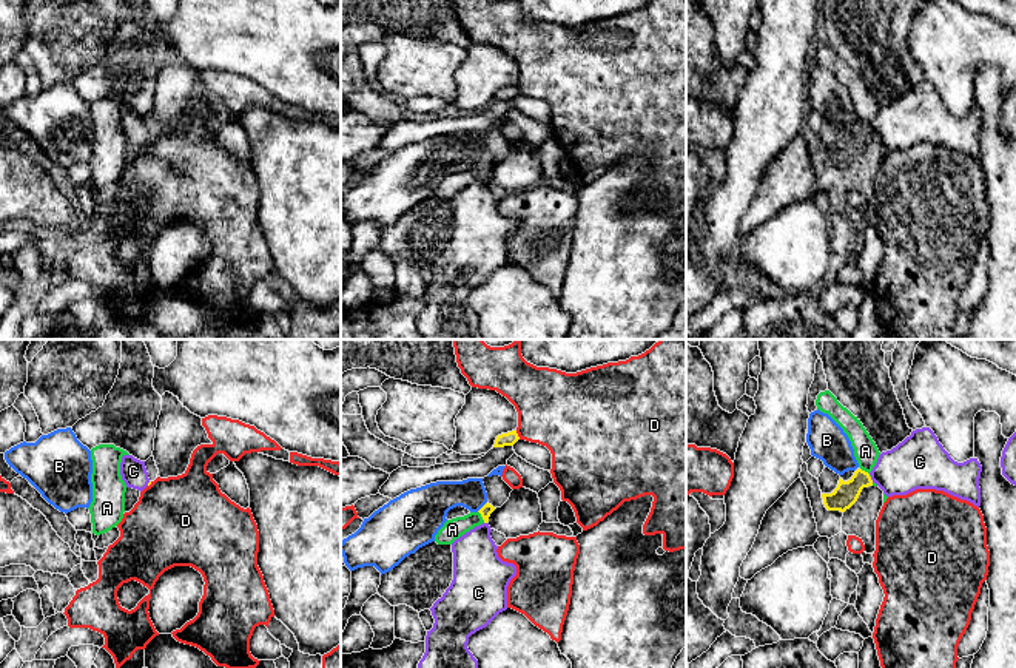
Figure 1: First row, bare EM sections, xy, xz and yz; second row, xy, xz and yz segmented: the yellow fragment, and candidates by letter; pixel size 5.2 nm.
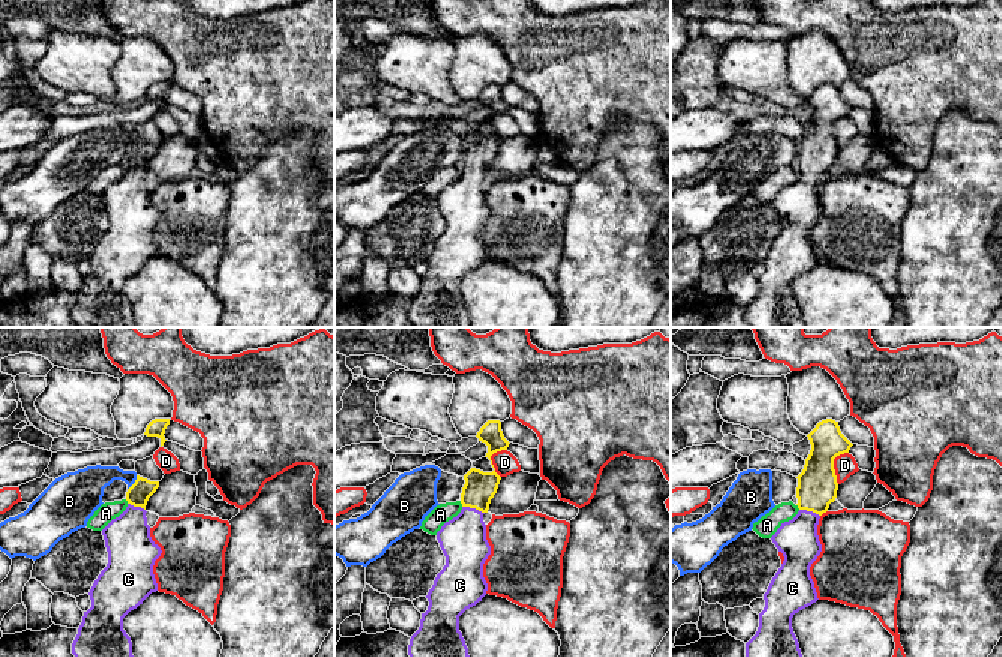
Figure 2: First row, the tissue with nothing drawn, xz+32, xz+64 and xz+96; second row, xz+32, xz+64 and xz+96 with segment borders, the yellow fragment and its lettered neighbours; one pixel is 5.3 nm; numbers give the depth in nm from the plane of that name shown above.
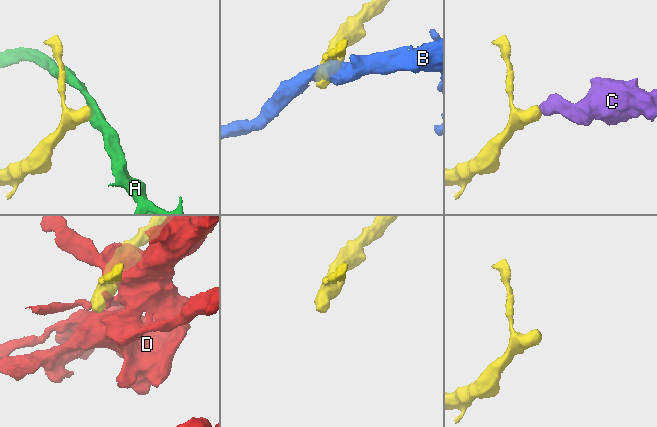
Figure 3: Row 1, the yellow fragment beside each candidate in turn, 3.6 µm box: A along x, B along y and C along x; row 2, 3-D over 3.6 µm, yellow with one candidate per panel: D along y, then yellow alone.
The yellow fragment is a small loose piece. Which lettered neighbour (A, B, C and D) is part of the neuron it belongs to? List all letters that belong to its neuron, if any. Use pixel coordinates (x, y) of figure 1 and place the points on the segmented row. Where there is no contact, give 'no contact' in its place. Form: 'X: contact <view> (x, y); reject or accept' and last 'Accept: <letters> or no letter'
A: contact xz (481, 516); reject
B: contact xz (483, 506); reject
C: contact yz (871, 480); accept
D: contact xz (517, 435); reject
Accept: C

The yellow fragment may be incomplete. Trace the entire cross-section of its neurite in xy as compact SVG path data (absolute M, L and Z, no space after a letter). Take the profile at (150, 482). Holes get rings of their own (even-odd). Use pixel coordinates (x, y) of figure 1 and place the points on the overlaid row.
M123 455L120 463L120 475L126 488L143 491L151 484L145 461L134 458L133 455Z

